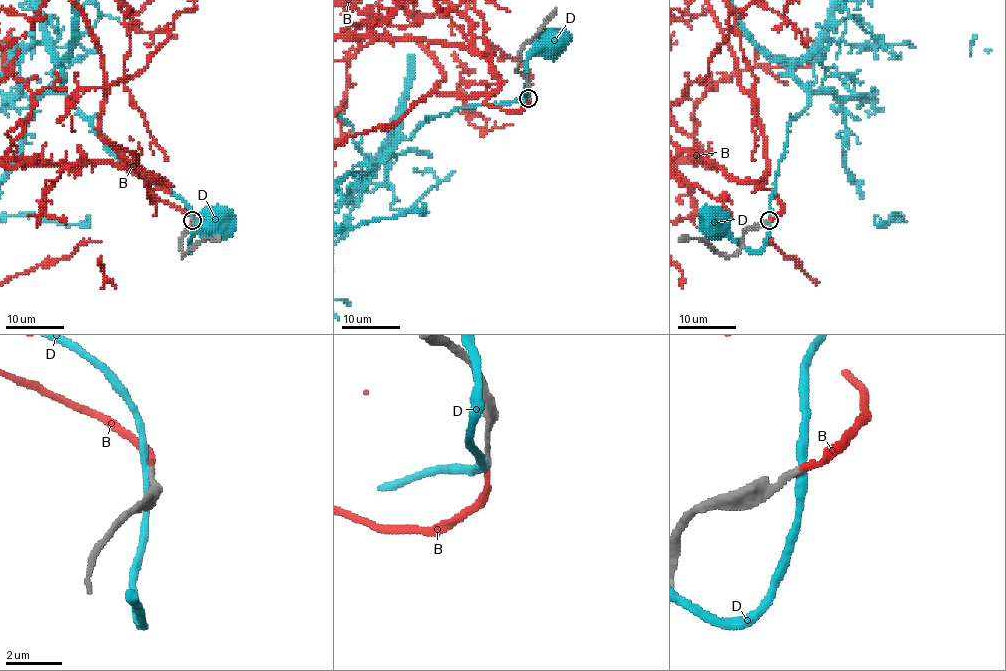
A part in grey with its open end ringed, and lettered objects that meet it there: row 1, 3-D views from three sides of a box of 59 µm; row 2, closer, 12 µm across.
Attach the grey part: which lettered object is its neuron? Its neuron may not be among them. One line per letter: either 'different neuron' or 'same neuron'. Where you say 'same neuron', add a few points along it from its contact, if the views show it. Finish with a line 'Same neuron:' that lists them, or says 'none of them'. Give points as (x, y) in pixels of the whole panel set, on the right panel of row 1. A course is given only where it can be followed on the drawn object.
B: same neuron
D: different neuron
Same neuron: B

